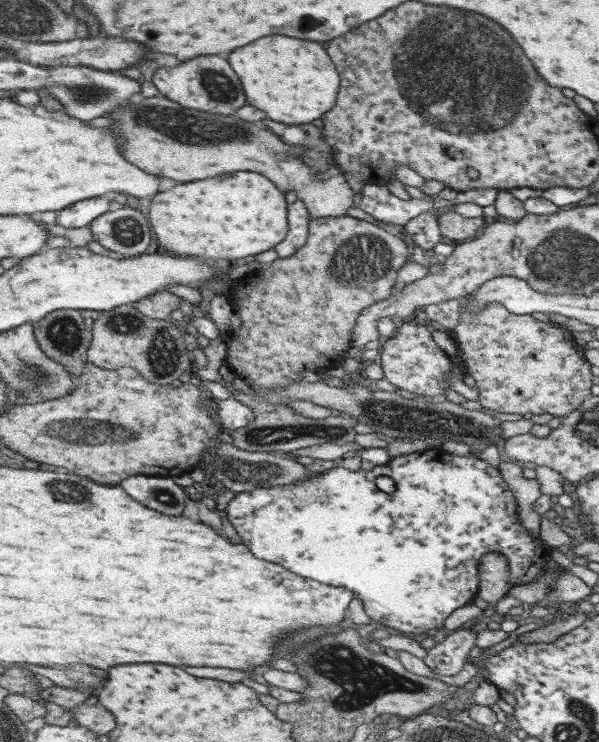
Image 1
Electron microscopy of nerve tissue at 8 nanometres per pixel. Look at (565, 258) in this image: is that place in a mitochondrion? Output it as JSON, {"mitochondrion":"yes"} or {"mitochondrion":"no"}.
{"mitochondrion":"yes"}

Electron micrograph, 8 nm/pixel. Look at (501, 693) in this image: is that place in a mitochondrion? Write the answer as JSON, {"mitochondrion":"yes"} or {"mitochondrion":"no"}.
{"mitochondrion":"no"}

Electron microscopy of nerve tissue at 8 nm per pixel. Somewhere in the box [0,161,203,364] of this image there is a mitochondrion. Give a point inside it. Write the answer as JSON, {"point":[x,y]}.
{"point":[64,335]}

